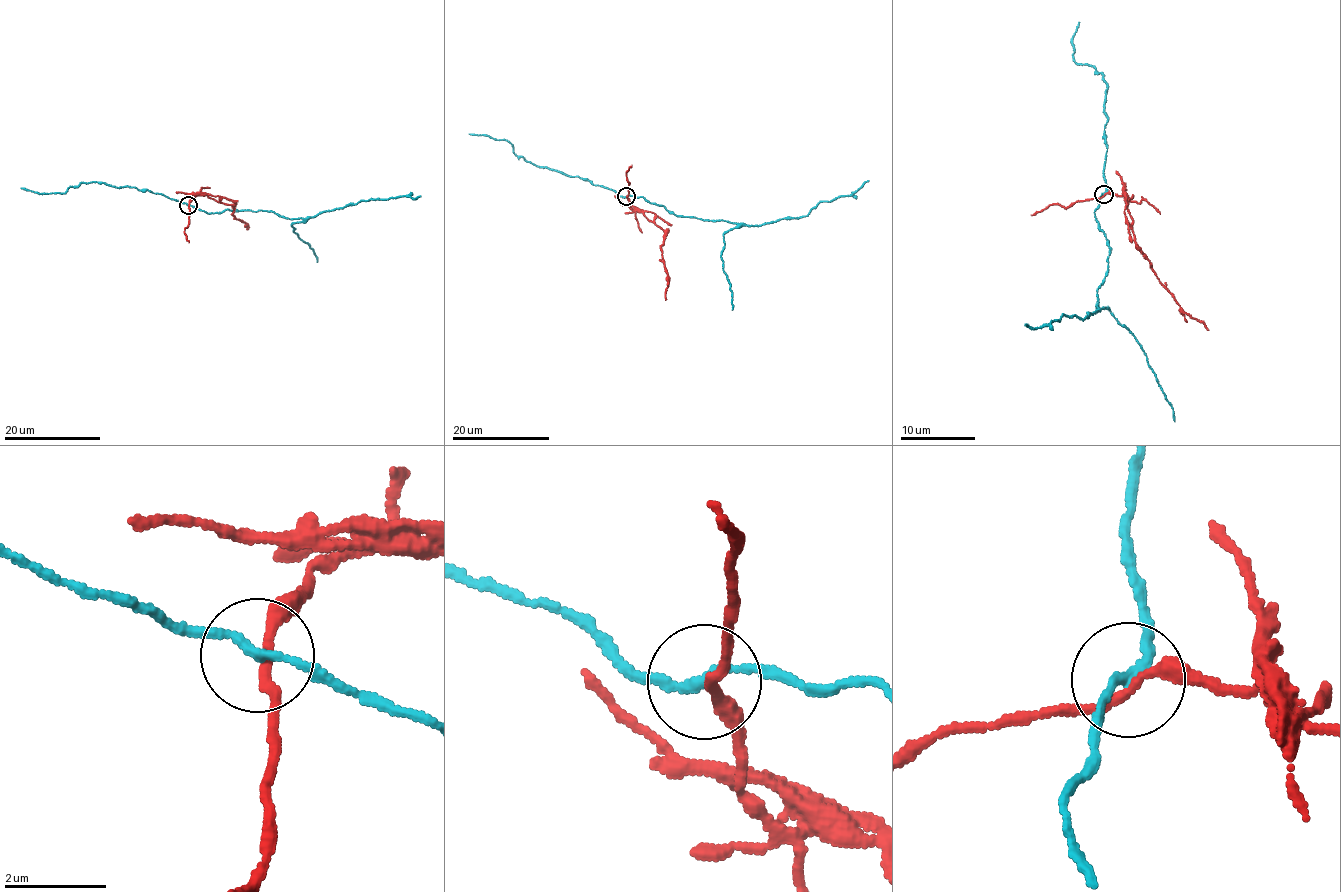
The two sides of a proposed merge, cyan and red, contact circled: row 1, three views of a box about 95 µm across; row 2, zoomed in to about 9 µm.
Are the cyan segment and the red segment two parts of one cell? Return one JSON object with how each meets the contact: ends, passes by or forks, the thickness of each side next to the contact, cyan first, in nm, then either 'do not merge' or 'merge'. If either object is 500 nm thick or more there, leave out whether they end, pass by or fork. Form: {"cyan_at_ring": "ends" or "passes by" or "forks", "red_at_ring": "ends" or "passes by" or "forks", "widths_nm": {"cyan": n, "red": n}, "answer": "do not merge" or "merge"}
{"cyan_at_ring": "passes by", "red_at_ring": "passes by", "widths_nm": {"cyan": 170, "red": 170}, "answer": "do not merge"}

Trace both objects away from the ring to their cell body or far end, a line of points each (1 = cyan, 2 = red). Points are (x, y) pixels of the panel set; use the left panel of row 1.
1: (187, 205), (213, 213), (274, 211), (293, 219), (309, 219), (360, 200), (420, 195)
2: (189, 205), (193, 197), (205, 195), (232, 206), (233, 216), (248, 227)

